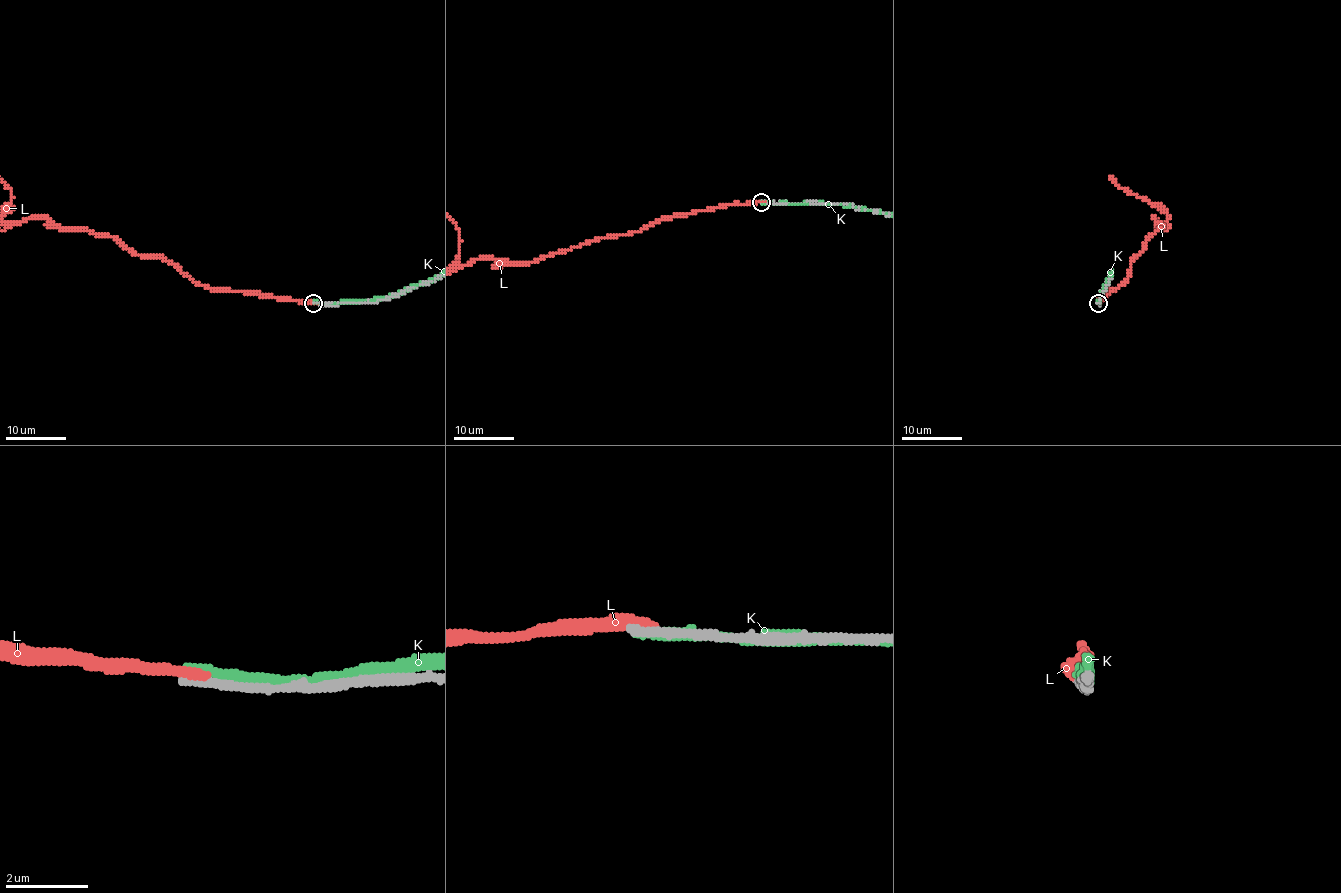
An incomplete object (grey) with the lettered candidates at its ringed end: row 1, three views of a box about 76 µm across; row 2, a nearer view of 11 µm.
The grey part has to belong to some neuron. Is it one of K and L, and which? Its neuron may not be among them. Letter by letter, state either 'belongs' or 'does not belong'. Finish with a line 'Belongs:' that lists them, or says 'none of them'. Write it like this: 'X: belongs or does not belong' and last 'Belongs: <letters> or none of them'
K: does not belong
L: does not belong
Belongs: none of them

